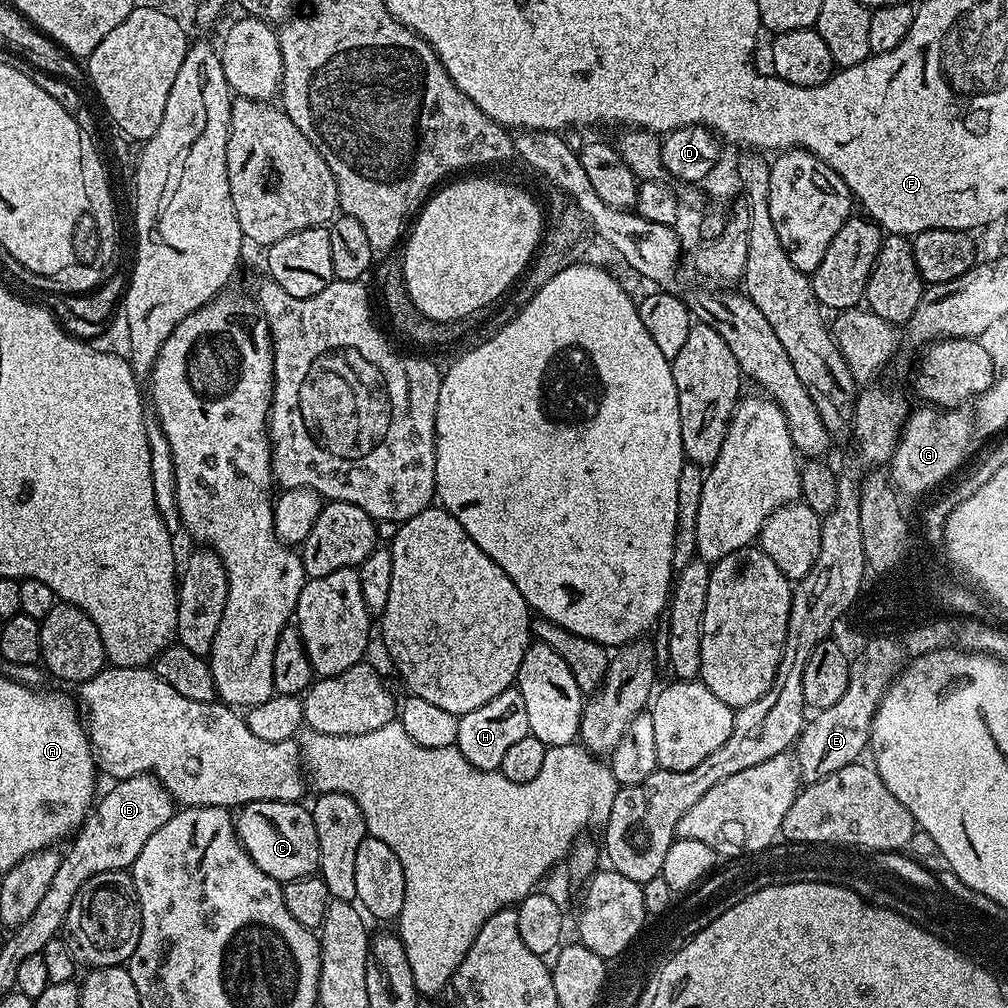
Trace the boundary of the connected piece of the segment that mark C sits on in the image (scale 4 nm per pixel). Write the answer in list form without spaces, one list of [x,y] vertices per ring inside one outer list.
[[[263,800],[245,804],[239,809],[234,823],[240,844],[268,877],[283,884],[317,871],[318,832],[311,811],[303,803]]]

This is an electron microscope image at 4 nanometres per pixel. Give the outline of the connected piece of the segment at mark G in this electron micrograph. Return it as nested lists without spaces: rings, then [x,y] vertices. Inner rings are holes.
[[[920,406],[904,422],[904,431],[890,461],[890,480],[901,493],[928,492],[936,488],[968,456],[968,443],[974,440],[973,417],[964,410],[937,410]]]

